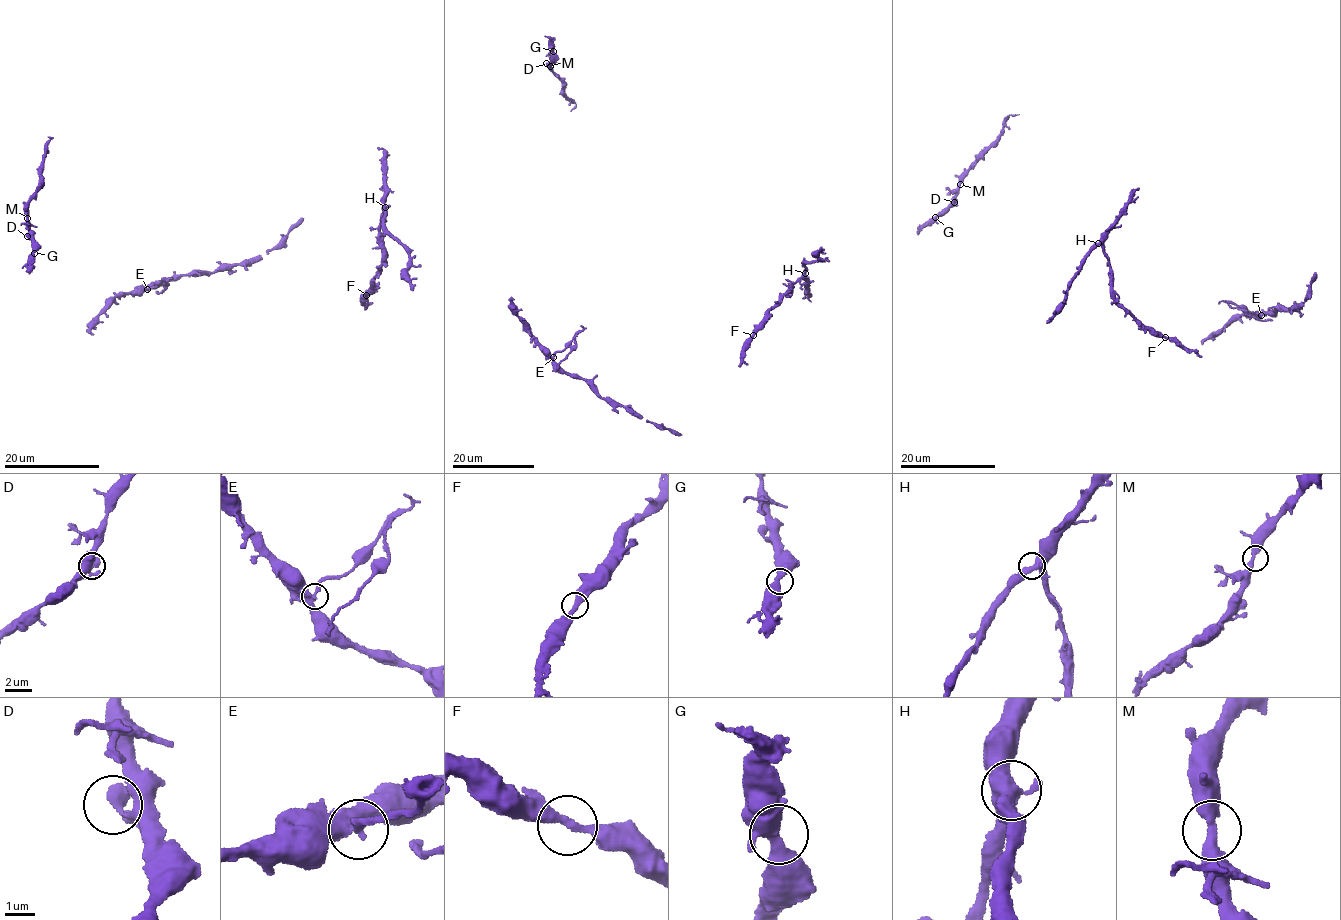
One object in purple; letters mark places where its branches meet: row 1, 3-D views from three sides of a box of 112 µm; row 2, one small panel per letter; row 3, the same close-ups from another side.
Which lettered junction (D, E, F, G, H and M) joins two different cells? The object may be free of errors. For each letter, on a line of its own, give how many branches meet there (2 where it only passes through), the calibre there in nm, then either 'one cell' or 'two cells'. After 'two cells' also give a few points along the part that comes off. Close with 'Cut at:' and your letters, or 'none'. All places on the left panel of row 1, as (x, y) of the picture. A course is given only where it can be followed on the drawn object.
D: branches 2; calibre 360 nm; one cell
E: branches 3; calibre 360 nm; two cells; course (147, 290), (155, 288), (163, 279), (168, 284), (160, 293), (156, 292)
F: branches 2; calibre 360 nm; one cell
G: branches 3; calibre 380 nm; one cell
H: branches 4; calibre 460 nm; one cell
M: branches 2; calibre 400 nm; one cell
Cut at: E

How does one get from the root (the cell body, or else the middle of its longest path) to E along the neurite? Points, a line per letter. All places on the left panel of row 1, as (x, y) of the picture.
E: (169, 279), (147, 290)

